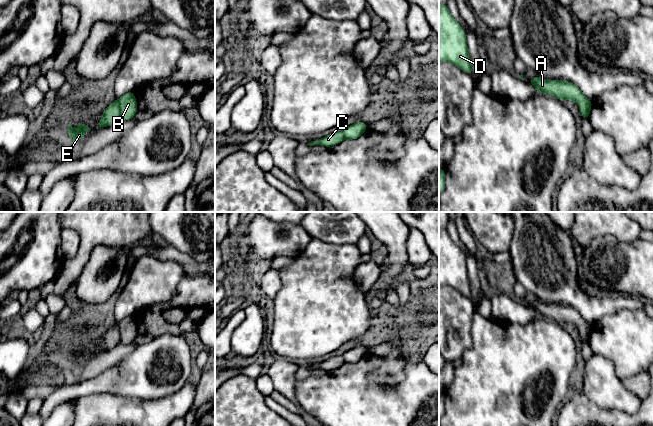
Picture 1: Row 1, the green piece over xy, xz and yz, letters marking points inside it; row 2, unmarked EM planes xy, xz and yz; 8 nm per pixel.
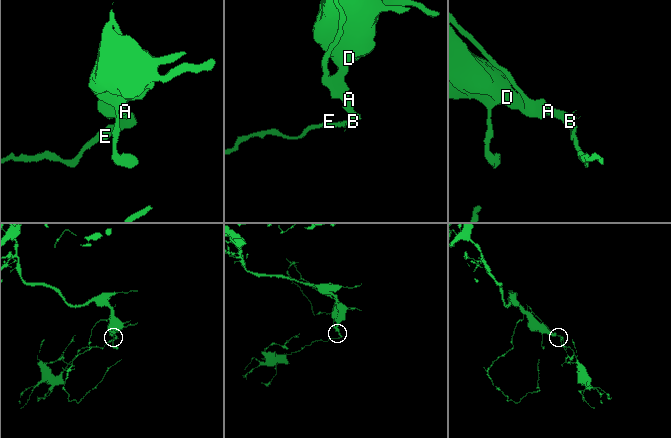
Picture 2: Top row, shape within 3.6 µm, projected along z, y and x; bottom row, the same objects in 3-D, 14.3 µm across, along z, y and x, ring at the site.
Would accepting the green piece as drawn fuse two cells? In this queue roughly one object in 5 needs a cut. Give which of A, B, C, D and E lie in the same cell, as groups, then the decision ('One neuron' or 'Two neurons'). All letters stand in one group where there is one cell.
Groups: A B D / C E. Two neurons

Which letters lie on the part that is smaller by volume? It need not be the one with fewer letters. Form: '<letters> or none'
C, E

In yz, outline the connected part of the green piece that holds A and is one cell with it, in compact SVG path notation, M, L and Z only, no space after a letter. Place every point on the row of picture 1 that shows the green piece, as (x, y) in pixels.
M538 75L529 80L528 83L535 86L537 93L545 93L563 101L575 101L583 119L587 119L589 100L575 84L563 80L546 80Z

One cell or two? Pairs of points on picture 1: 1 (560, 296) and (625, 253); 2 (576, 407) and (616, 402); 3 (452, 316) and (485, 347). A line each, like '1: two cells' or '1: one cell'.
1: two cells
2: two cells
3: two cells

